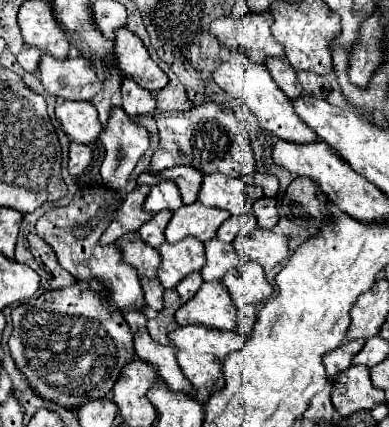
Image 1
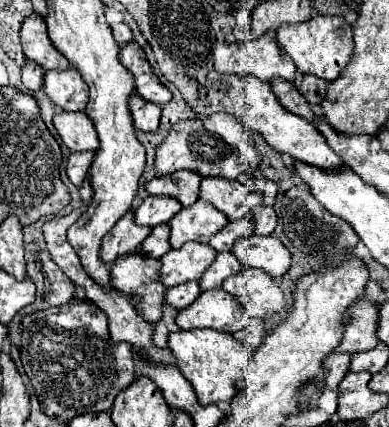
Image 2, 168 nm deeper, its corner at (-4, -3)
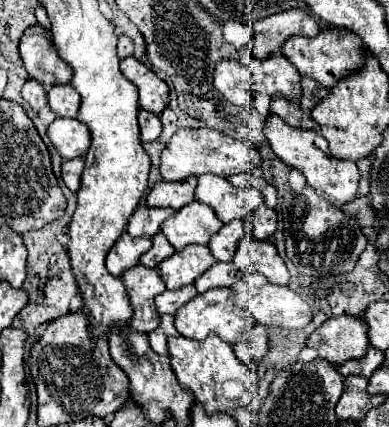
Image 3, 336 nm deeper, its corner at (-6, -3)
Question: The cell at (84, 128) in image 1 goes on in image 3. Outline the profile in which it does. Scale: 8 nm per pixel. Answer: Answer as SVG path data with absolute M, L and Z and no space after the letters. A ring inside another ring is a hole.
M56 118L46 130L50 142L62 156L62 160L72 160L84 156L90 146L90 134L86 124L76 118Z

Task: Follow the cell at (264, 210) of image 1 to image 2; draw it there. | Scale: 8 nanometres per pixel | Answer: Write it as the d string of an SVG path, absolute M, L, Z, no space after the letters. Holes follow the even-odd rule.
M254 206L252 208L252 214L254 214L254 224L256 224L256 234L262 234L262 236L268 236L274 232L276 228L276 212L272 206Z

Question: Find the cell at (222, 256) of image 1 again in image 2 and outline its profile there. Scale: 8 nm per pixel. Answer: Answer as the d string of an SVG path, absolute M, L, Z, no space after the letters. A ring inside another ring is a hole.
M218 252L214 262L208 266L208 270L202 274L200 278L200 288L202 290L212 290L212 288L220 288L222 282L232 276L238 274L242 270L242 264L238 262L238 258L234 258L234 252Z

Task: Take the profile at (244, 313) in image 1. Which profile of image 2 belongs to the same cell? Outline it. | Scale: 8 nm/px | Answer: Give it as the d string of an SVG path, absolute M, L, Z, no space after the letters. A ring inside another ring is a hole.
M252 318L250 322L248 322L248 326L244 326L242 330L238 330L238 332L234 332L234 338L238 340L238 342L242 342L242 344L246 344L246 346L250 346L250 348L258 348L260 346L260 342L262 342L262 338L264 338L264 322L260 320L260 318Z

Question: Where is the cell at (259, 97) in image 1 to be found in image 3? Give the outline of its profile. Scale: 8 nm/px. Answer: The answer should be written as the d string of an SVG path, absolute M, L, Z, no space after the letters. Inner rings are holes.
M270 114L266 118L266 138L272 146L272 150L276 152L276 156L288 164L290 168L296 168L304 174L308 186L312 186L314 190L318 190L320 194L324 194L330 202L334 204L348 204L356 198L358 194L358 180L360 180L360 172L356 162L352 160L336 160L334 156L330 156L326 140L312 130L298 130L298 128L290 128L288 124L280 122L280 118L276 114Z

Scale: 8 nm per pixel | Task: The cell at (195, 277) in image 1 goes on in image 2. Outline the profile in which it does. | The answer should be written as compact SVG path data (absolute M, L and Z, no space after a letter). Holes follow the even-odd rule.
M196 280L194 282L186 282L186 284L178 284L178 286L166 290L164 302L176 306L178 310L182 310L182 308L190 306L200 296L200 292L202 292L202 288L200 288L200 284Z

